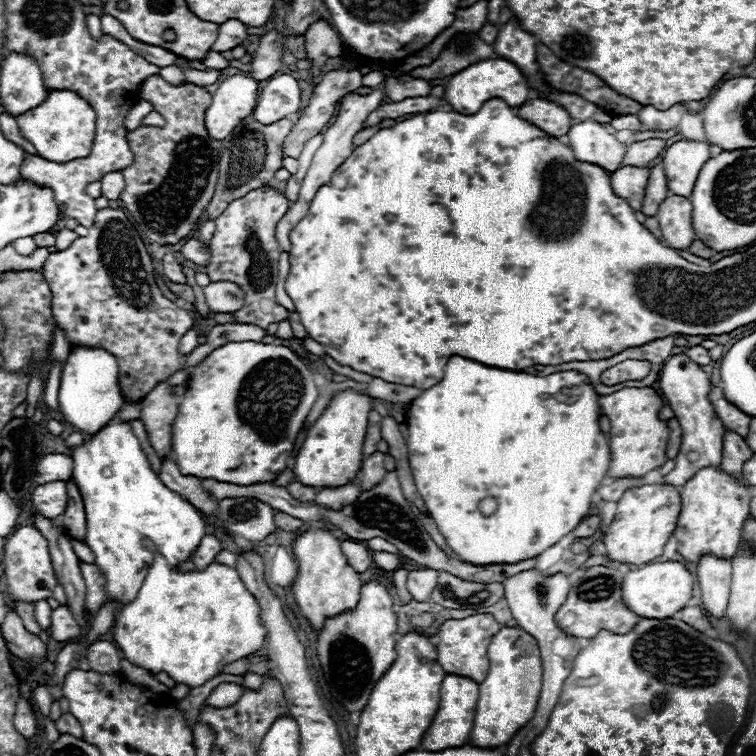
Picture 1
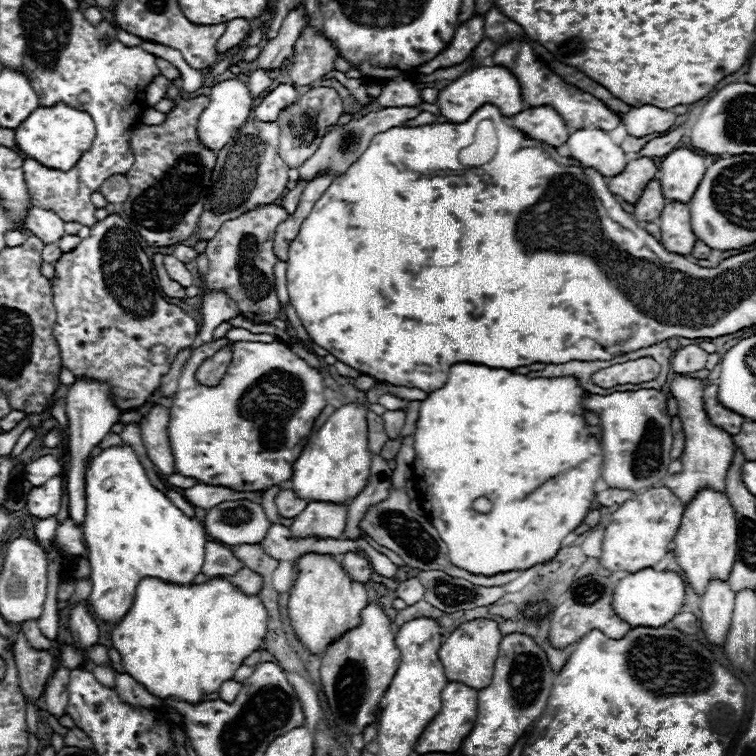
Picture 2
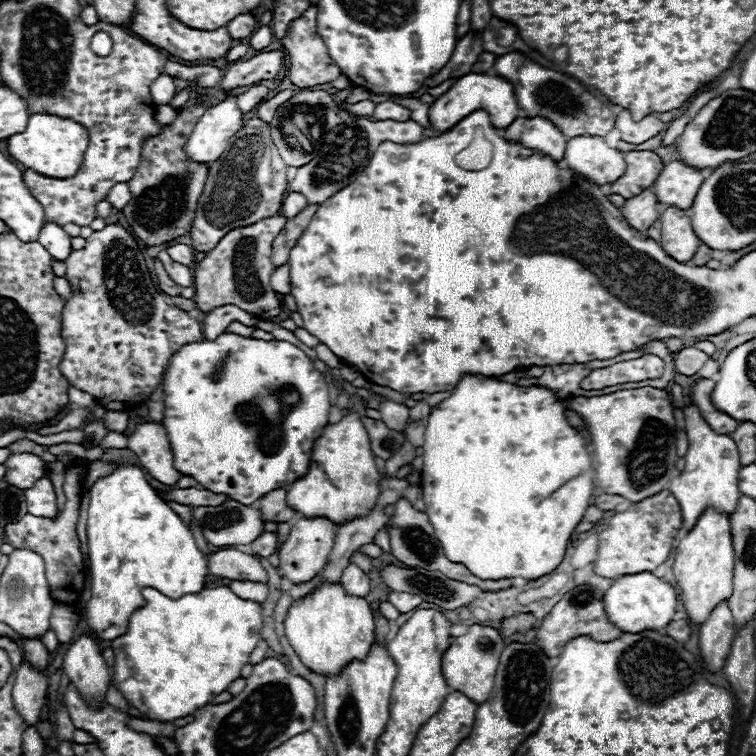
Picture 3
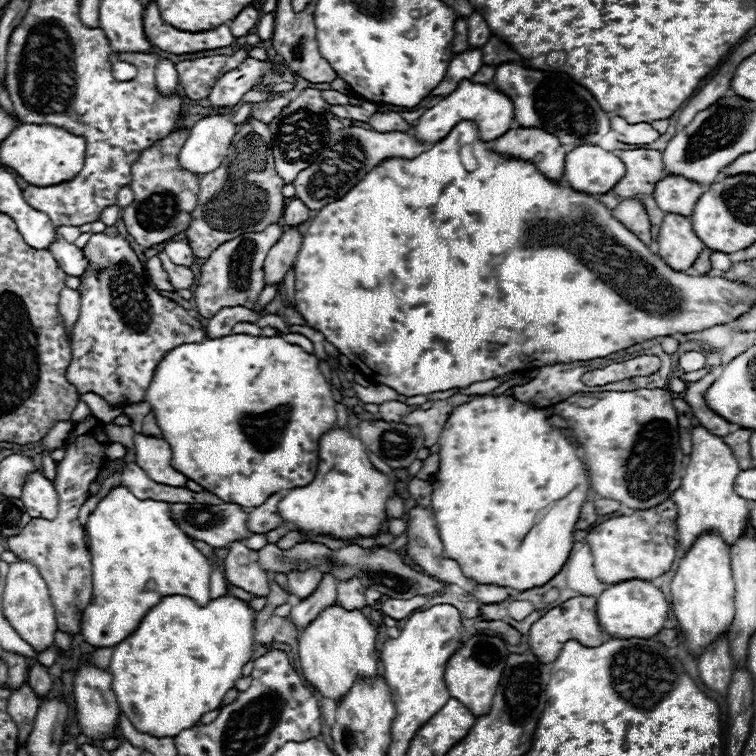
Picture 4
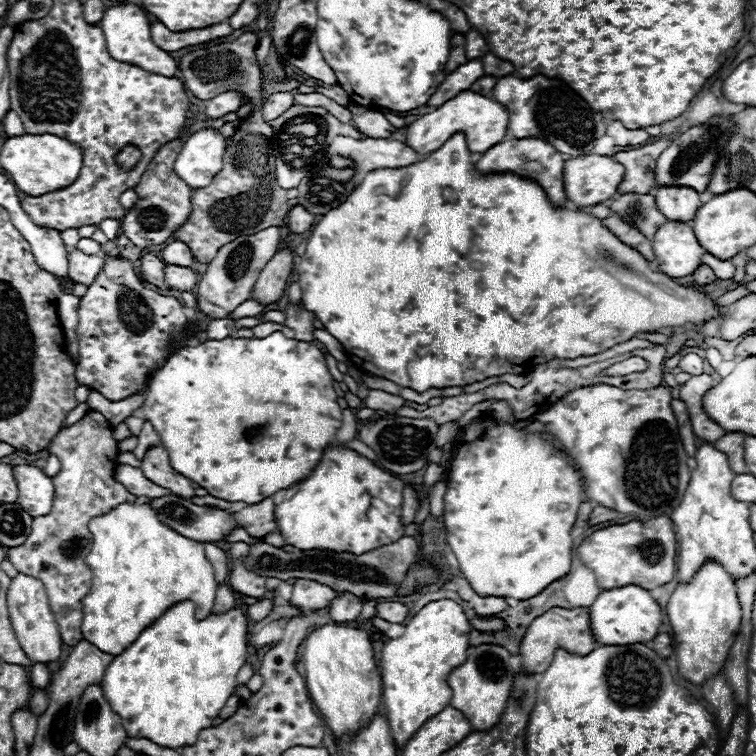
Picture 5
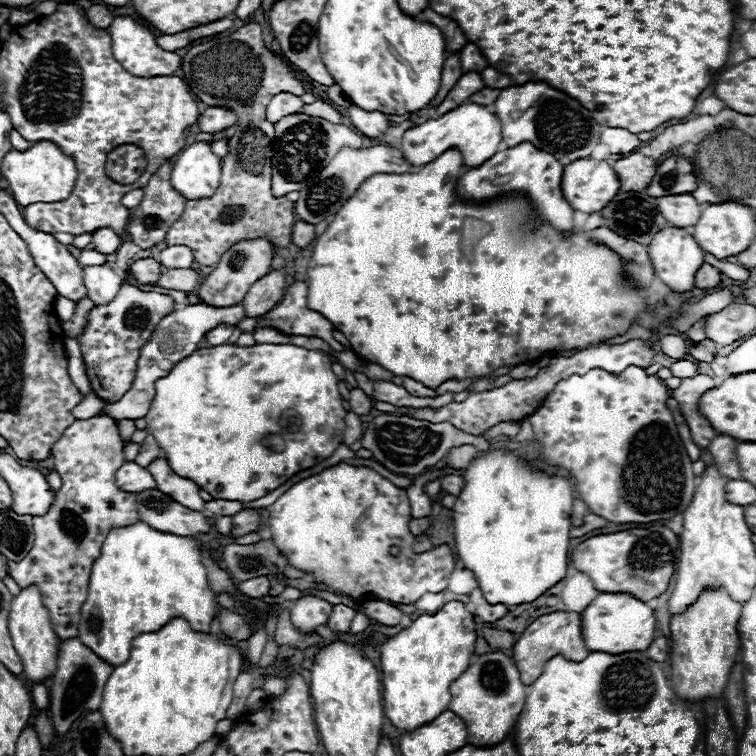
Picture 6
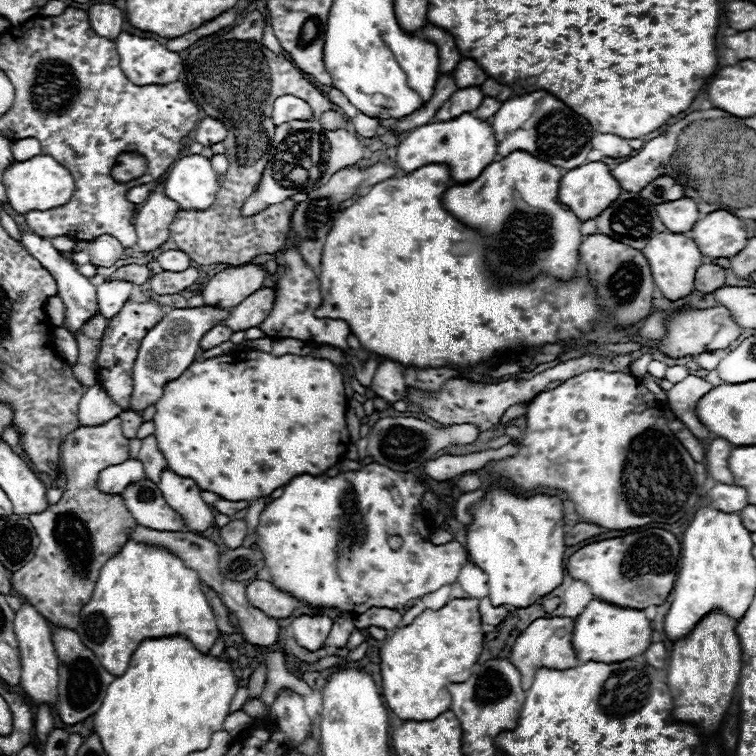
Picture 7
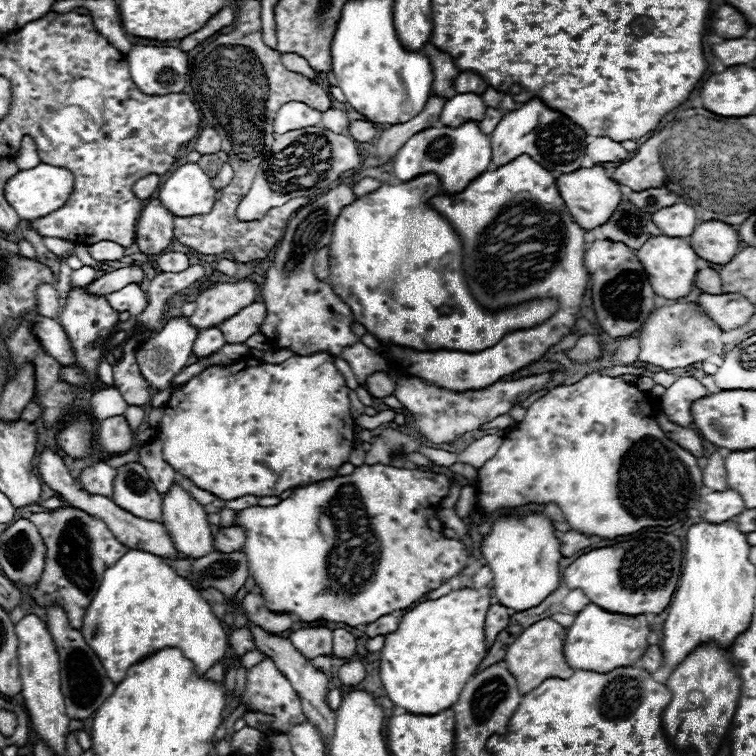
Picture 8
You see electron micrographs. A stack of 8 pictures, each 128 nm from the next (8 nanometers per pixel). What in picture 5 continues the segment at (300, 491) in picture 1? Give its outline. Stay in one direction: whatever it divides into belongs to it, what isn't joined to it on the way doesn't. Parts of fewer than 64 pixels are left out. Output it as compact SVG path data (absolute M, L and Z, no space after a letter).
M266 498L260 504L246 506L244 510L234 514L234 520L240 528L244 528L250 536L262 538L274 530L278 530L278 524L274 520L274 500Z

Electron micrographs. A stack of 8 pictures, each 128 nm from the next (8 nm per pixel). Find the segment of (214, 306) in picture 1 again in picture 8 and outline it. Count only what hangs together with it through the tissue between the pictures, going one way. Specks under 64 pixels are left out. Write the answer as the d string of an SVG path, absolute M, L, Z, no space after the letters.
M206 328L206 330L200 330L198 338L194 340L192 352L194 352L198 358L202 358L202 356L214 354L214 352L220 350L224 344L226 344L224 334L222 334L218 328Z

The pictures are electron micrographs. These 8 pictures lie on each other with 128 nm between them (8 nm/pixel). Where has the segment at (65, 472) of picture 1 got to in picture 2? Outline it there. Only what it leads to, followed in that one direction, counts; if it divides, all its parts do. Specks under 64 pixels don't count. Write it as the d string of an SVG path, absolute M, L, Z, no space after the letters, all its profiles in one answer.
M52 454L42 456L26 466L26 480L30 480L32 486L42 486L46 480L54 476L62 476L62 464Z

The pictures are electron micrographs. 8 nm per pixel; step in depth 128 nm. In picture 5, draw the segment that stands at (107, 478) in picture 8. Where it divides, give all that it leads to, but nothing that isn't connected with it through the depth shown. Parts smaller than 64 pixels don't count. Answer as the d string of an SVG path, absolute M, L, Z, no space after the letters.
M122 464L122 466L116 468L116 480L118 480L130 494L134 494L134 496L162 498L162 496L172 494L170 490L166 490L166 488L156 486L154 482L150 482L140 468L134 468L134 466L128 466L128 464Z

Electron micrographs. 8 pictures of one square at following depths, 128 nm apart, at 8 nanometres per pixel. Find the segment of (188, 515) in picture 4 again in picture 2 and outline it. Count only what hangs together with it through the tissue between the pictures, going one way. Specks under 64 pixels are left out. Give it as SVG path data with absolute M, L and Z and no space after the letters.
M234 500L234 502L222 502L214 508L208 510L206 518L204 518L204 528L206 532L224 542L224 544L260 544L266 538L268 528L272 526L272 522L266 518L264 508L256 502L250 500Z

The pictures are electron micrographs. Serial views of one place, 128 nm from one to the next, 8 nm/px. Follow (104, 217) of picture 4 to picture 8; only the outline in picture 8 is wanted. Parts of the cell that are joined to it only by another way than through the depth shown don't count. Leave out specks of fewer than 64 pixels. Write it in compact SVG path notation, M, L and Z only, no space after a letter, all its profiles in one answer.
M102 240L98 244L88 246L90 254L98 262L110 262L110 260L120 260L124 256L124 248L112 240Z

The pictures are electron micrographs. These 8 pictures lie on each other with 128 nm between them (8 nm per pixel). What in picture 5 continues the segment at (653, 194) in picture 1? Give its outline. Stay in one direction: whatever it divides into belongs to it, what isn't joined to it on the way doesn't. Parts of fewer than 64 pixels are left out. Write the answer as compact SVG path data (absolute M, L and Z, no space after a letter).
M608 216L604 218L604 224L626 244L630 244L632 248L638 248L638 252L642 252L642 256L646 256L648 260L654 258L654 252L652 252L652 242L632 224L624 222L620 216Z

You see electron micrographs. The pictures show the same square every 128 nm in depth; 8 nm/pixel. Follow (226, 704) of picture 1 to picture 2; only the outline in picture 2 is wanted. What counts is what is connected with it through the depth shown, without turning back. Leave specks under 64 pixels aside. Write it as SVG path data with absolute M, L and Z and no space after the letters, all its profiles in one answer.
M226 680L226 682L220 686L220 690L218 690L220 700L224 700L224 702L234 702L236 696L238 696L238 692L240 692L240 684L234 682L234 680Z

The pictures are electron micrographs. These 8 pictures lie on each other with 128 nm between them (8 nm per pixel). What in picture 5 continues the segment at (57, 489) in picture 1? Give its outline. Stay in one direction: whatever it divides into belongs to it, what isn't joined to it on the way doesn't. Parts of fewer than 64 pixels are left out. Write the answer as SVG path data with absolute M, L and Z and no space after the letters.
M16 466L14 476L18 482L18 504L32 518L44 516L50 512L54 502L54 484L52 478L46 476L36 466Z

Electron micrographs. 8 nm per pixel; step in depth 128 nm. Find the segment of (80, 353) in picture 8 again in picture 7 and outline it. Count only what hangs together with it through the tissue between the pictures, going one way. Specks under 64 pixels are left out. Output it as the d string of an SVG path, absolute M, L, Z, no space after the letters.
M20 230L20 242L30 252L30 256L34 256L54 276L54 280L58 284L58 296L66 304L66 322L64 324L72 332L78 330L98 310L98 304L96 304L96 286L90 284L90 278L86 278L86 276L82 276L78 272L78 266L72 260L68 260L62 252L56 252L56 248L52 246L52 242L48 238L42 238L42 236L34 234L34 232Z

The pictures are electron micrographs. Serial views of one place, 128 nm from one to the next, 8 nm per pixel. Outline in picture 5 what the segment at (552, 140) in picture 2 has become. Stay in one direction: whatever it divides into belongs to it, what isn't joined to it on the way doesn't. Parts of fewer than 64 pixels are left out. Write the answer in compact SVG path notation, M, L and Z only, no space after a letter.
M508 138L504 142L494 144L478 160L478 170L482 170L482 172L510 170L520 176L536 180L544 188L544 192L548 194L548 198L552 200L554 206L562 206L566 202L566 194L564 194L564 186L562 186L562 168L564 168L562 154L550 142L540 140L540 138Z

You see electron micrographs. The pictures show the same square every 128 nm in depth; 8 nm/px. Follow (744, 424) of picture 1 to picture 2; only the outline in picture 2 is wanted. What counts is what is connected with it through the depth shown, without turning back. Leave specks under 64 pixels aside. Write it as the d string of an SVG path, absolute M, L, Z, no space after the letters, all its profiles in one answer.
M708 384L706 388L704 388L704 408L706 408L706 414L710 416L710 420L716 424L716 426L720 426L722 430L726 430L728 434L738 434L740 432L740 428L742 428L742 424L746 422L746 418L744 416L740 416L740 414L736 414L736 412L732 412L732 410L728 410L728 408L724 408L720 402L718 402L718 386L716 384Z

